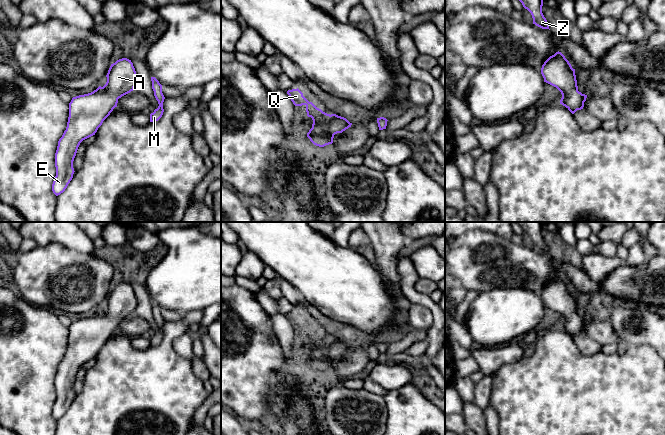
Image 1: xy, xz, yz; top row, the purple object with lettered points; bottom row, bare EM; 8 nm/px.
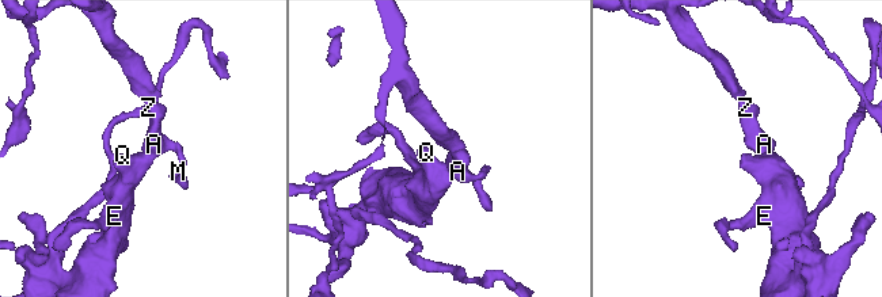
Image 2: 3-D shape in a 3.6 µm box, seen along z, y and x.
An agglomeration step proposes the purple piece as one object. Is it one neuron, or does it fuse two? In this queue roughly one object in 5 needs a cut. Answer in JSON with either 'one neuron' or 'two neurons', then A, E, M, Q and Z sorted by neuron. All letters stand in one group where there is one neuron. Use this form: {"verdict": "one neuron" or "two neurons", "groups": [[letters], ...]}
{"verdict": "one neuron", "groups": [["A", "E", "M", "Q", "Z"]]}

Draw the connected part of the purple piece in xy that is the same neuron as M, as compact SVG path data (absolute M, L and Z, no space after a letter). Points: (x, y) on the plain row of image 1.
M151 301L152 305L152 313L154 315L154 320L156 324L158 325L158 332L154 334L153 337L150 338L150 346L156 346L158 345L164 336L163 333L163 326L164 326L164 319L162 317L162 309L159 307L159 305L155 301Z

